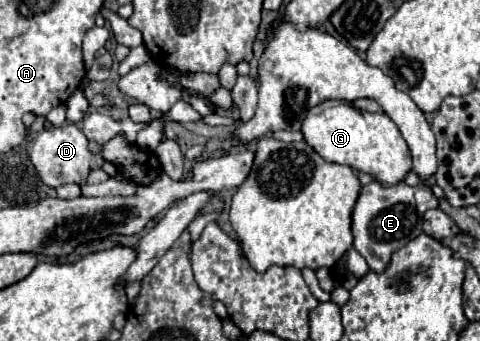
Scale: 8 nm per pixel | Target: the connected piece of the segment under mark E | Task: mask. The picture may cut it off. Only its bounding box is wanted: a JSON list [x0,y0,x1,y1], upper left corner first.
[352,181,438,273]

